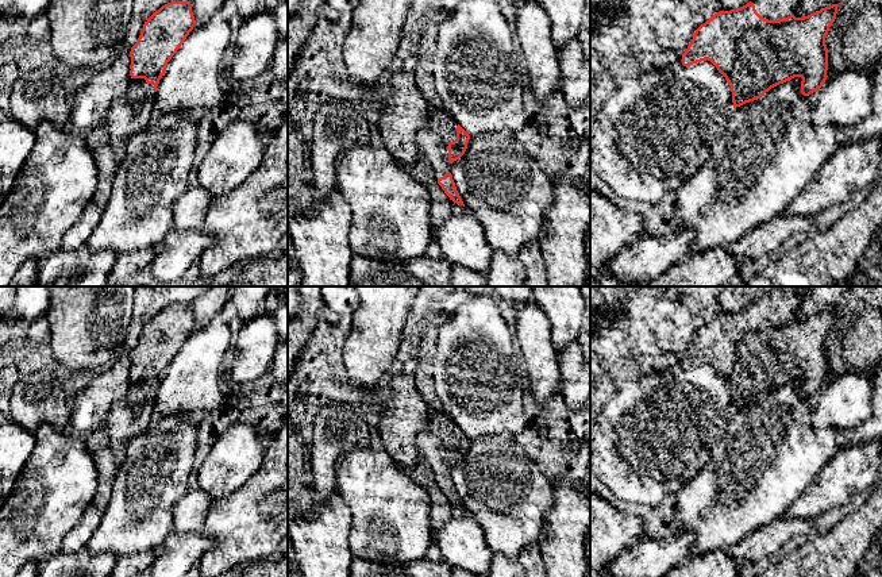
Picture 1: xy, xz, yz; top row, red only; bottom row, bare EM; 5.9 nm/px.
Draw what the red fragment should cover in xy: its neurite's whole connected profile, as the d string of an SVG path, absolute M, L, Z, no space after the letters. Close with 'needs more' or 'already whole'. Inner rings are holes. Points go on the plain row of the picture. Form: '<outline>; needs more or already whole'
M190 304L167 305L145 324L130 354L128 392L113 403L104 426L119 463L130 441L154 419L155 395L166 368L196 327Z; needs more

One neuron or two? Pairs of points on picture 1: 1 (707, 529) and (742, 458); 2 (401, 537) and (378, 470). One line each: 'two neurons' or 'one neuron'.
1: one neuron
2: one neuron

